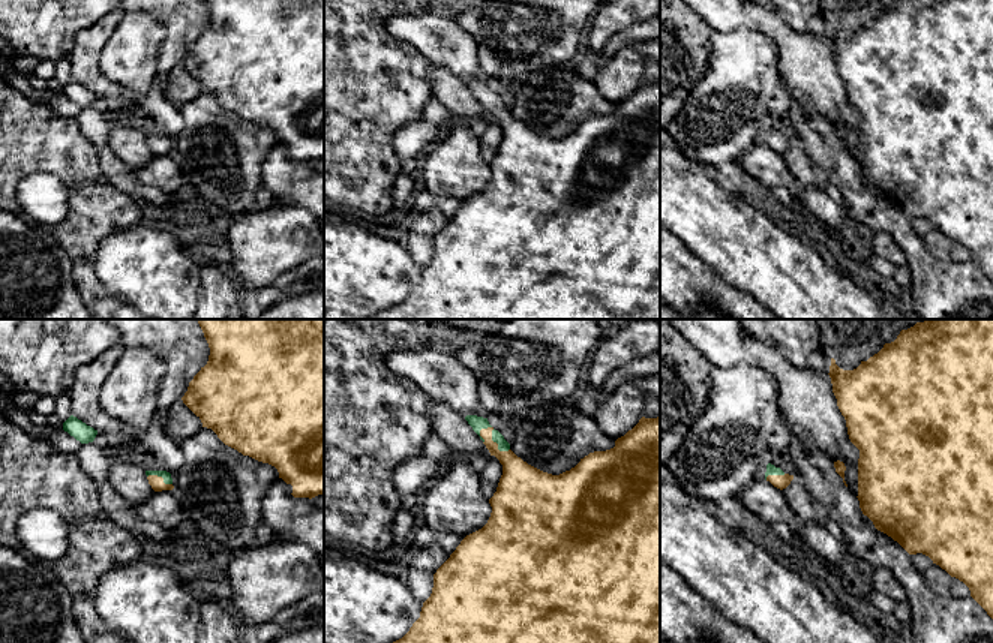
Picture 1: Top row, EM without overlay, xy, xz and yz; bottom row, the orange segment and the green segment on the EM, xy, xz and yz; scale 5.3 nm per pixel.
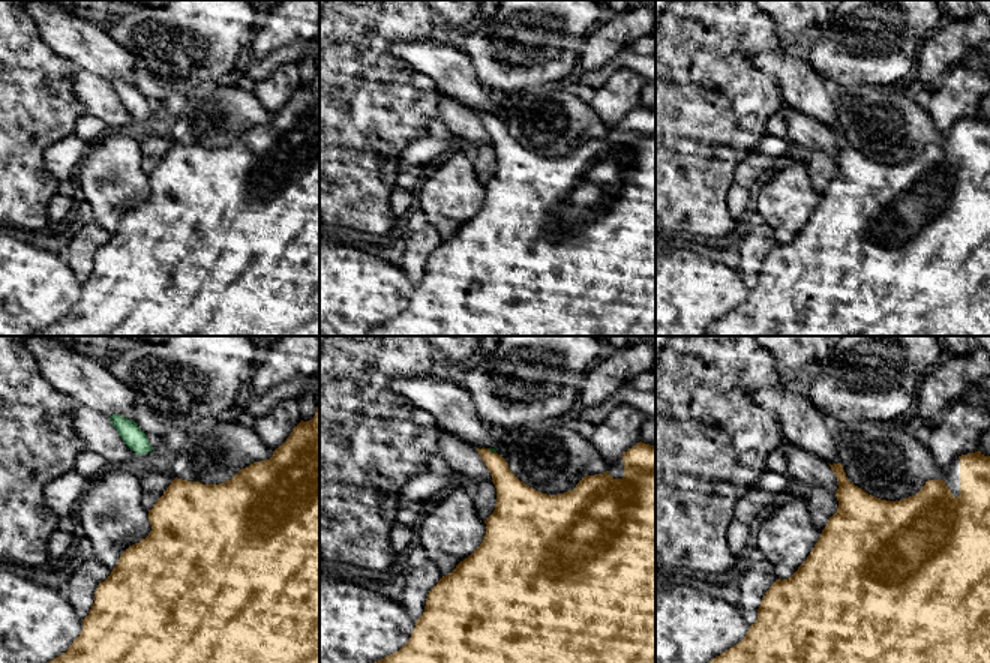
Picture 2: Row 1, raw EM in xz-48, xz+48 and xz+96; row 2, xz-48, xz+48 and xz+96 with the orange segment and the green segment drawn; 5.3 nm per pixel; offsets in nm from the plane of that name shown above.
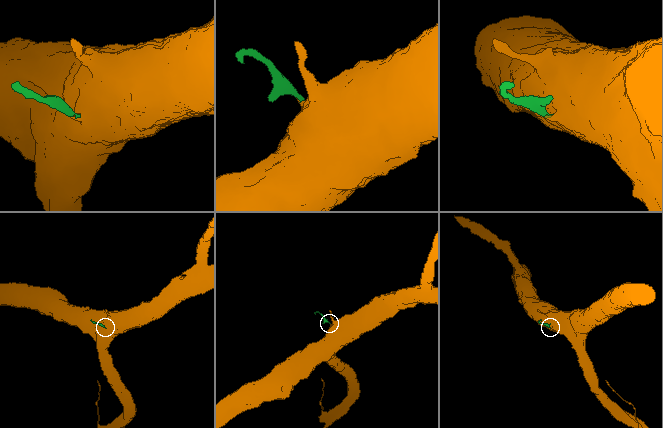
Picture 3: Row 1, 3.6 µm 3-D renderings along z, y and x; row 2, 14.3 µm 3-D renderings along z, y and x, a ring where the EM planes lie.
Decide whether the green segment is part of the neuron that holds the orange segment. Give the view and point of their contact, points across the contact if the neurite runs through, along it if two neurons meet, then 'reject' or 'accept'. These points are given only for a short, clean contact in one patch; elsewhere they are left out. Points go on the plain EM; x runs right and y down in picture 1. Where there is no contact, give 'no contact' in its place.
meets orange in xz at (491, 102); runs through xz (518, 140), (509, 123), (491, 102), (498, 110), (503, 110); accept

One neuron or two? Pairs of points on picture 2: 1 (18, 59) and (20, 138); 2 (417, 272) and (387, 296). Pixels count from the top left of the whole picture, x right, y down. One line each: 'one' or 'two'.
1: one
2: two

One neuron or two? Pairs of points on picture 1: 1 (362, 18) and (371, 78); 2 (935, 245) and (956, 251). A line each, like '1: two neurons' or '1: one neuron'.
1: one neuron
2: one neuron

